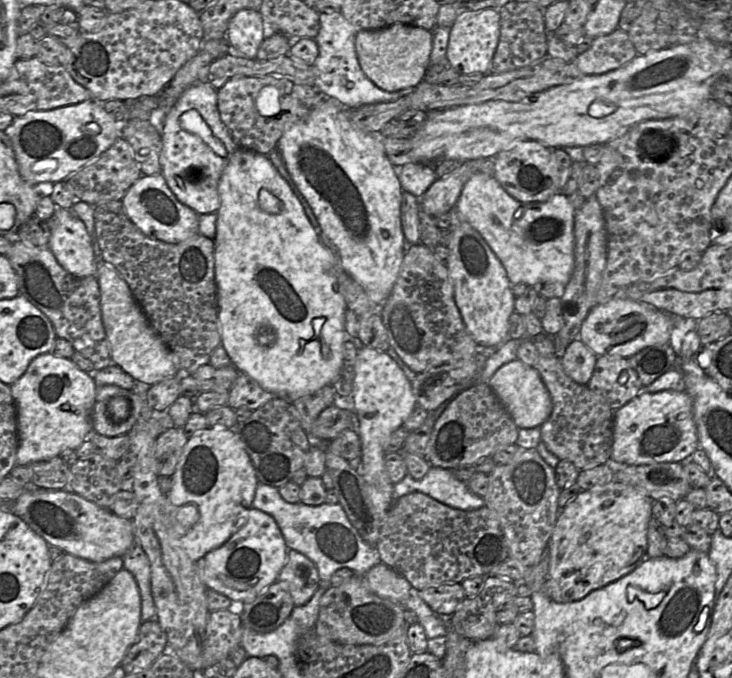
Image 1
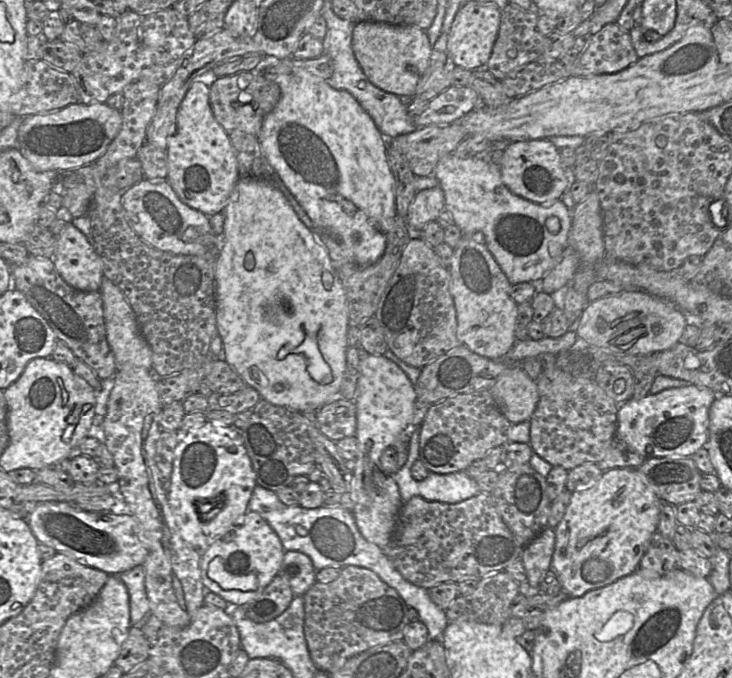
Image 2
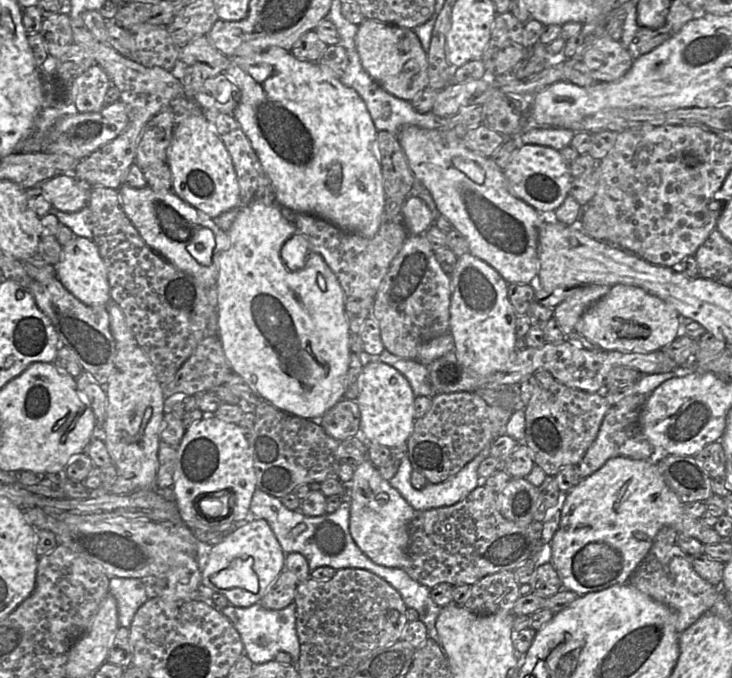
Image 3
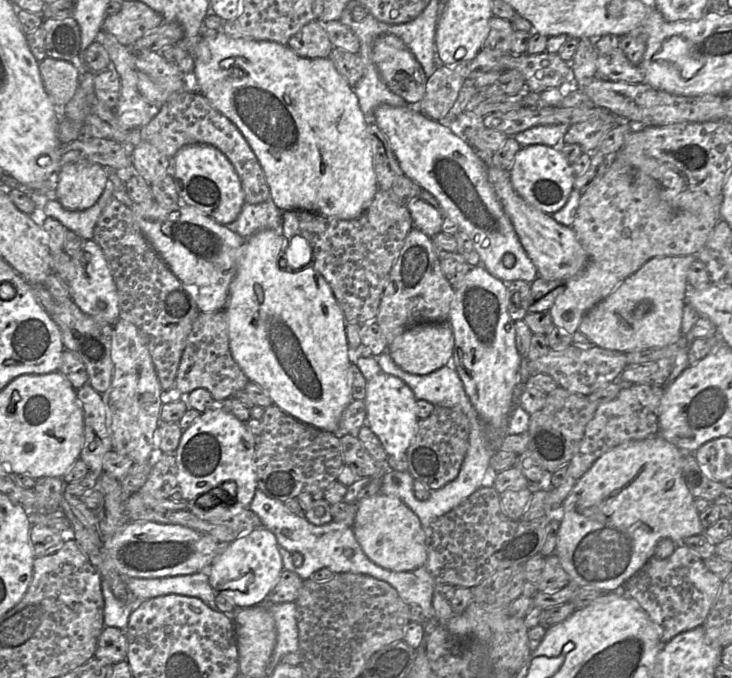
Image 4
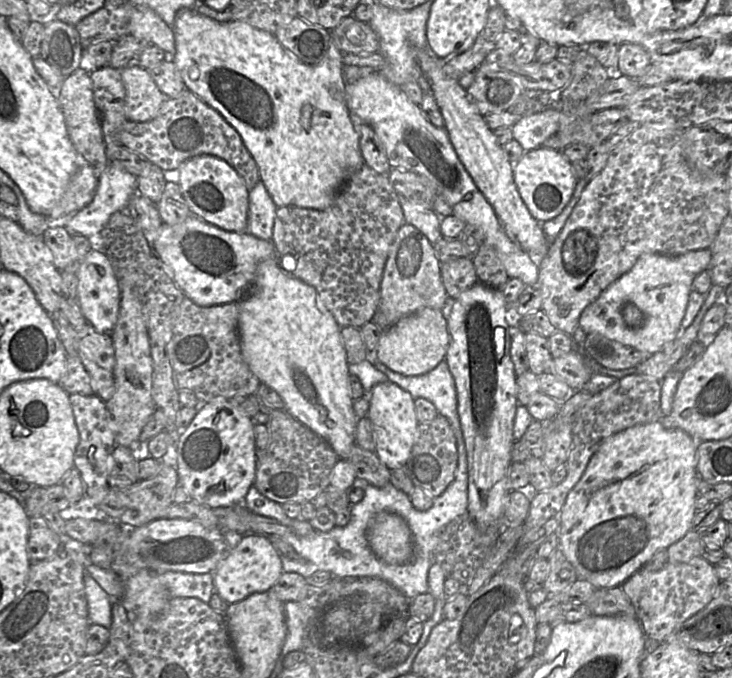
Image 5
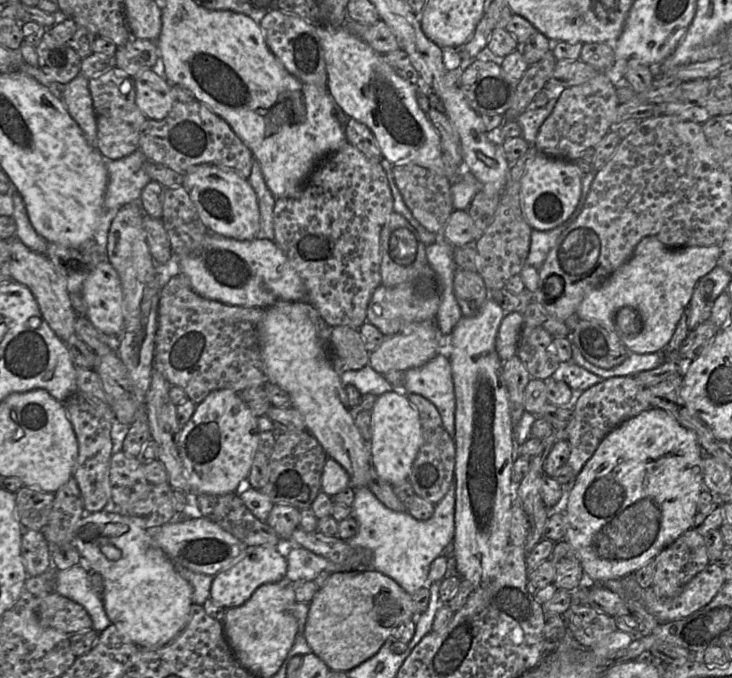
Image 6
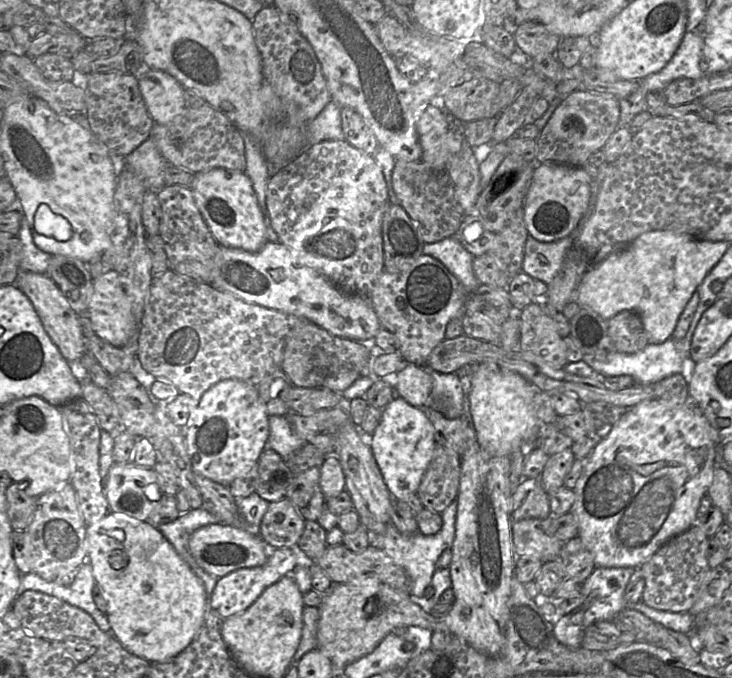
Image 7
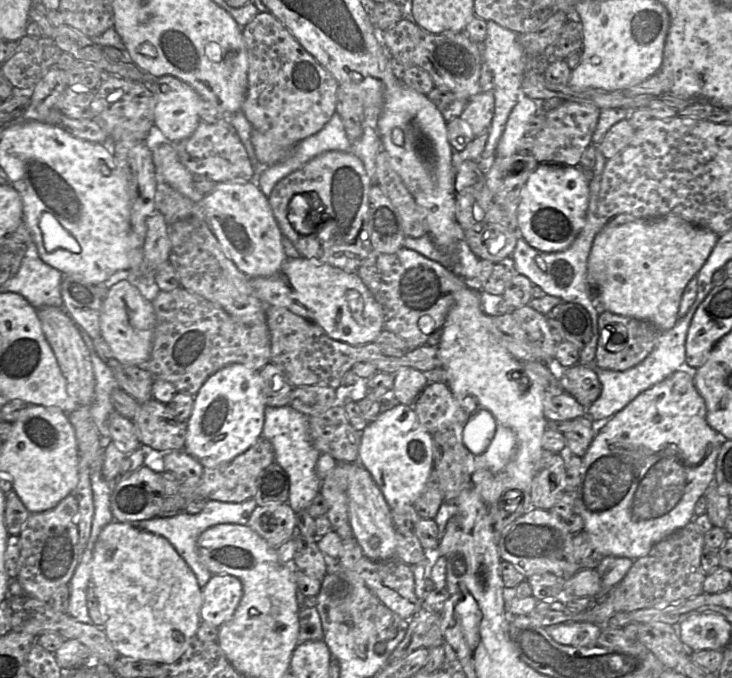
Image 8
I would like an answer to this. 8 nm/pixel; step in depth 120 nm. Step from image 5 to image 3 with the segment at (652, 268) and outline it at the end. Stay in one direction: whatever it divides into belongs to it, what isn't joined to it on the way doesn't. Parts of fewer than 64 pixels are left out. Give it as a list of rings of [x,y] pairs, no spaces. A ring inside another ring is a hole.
[[[615,284],[583,313],[575,331],[603,350],[648,353],[669,345],[682,326],[679,313],[662,299],[637,286]]]

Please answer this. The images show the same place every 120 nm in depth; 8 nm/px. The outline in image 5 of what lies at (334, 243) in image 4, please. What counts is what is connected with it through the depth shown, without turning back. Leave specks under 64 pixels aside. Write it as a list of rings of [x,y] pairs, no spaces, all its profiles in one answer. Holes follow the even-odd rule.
[[[363,164],[343,183],[329,208],[277,207],[271,241],[278,258],[290,256],[294,259],[292,274],[315,288],[324,307],[340,327],[360,328],[371,321],[378,308],[380,284],[389,249],[404,223],[403,211],[388,174],[378,173]]]

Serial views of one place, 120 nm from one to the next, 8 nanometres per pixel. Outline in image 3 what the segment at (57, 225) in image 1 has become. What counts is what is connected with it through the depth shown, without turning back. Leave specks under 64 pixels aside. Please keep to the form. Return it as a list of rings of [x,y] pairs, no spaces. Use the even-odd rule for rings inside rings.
[[[77,236],[70,244],[63,246],[60,261],[54,267],[62,285],[81,302],[88,306],[108,306],[111,301],[108,272],[92,239]]]

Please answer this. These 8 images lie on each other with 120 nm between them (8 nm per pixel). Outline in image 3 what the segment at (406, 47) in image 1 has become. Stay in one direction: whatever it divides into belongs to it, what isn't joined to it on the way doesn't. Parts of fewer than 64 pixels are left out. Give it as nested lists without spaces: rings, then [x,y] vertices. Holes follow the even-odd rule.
[[[364,19],[358,26],[355,44],[364,70],[395,97],[412,101],[428,86],[427,53],[413,29]]]

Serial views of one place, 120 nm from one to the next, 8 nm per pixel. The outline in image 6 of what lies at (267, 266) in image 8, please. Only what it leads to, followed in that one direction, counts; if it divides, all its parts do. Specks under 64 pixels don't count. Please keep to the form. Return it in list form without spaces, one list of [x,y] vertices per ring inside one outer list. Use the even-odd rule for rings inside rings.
[[[199,164],[184,173],[184,188],[210,232],[236,240],[252,240],[260,231],[260,210],[256,192],[248,179],[232,168]]]

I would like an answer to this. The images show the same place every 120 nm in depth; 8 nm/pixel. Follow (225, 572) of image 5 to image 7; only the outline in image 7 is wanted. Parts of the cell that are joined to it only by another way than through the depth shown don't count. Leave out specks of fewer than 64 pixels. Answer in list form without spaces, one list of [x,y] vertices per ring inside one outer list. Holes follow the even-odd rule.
[[[267,546],[267,561],[263,566],[239,568],[217,579],[215,587],[208,597],[208,604],[226,619],[247,609],[264,591],[280,578],[290,575],[296,567],[296,558],[291,548]]]

